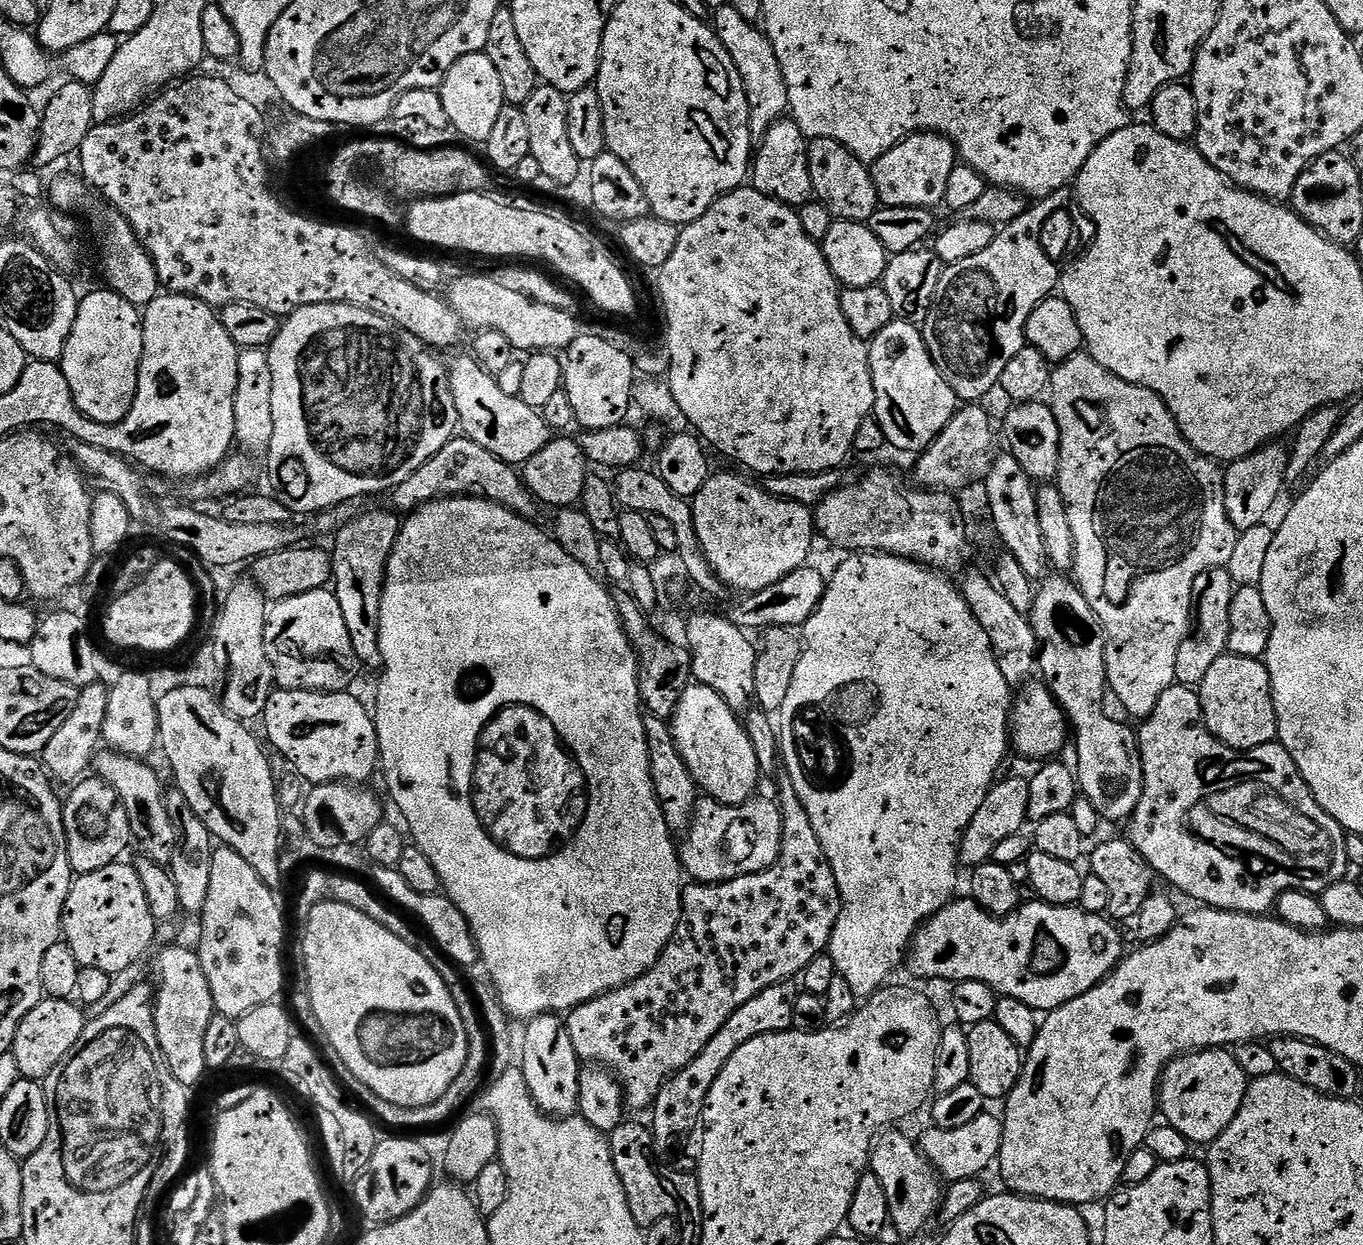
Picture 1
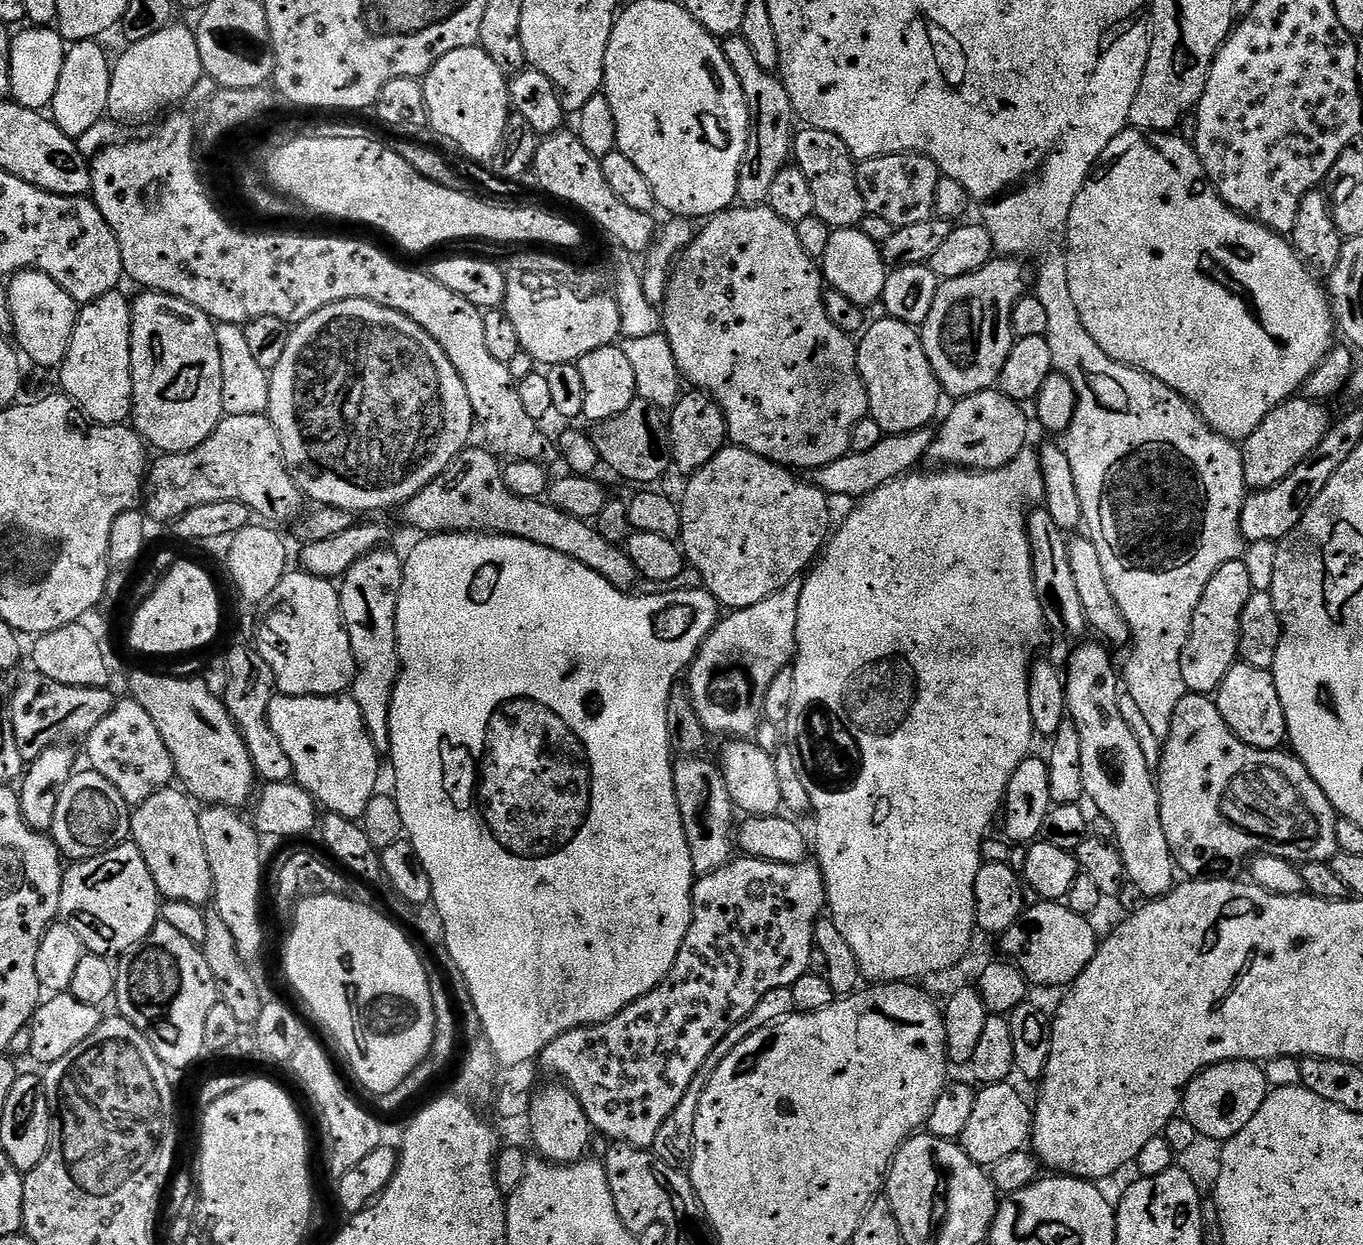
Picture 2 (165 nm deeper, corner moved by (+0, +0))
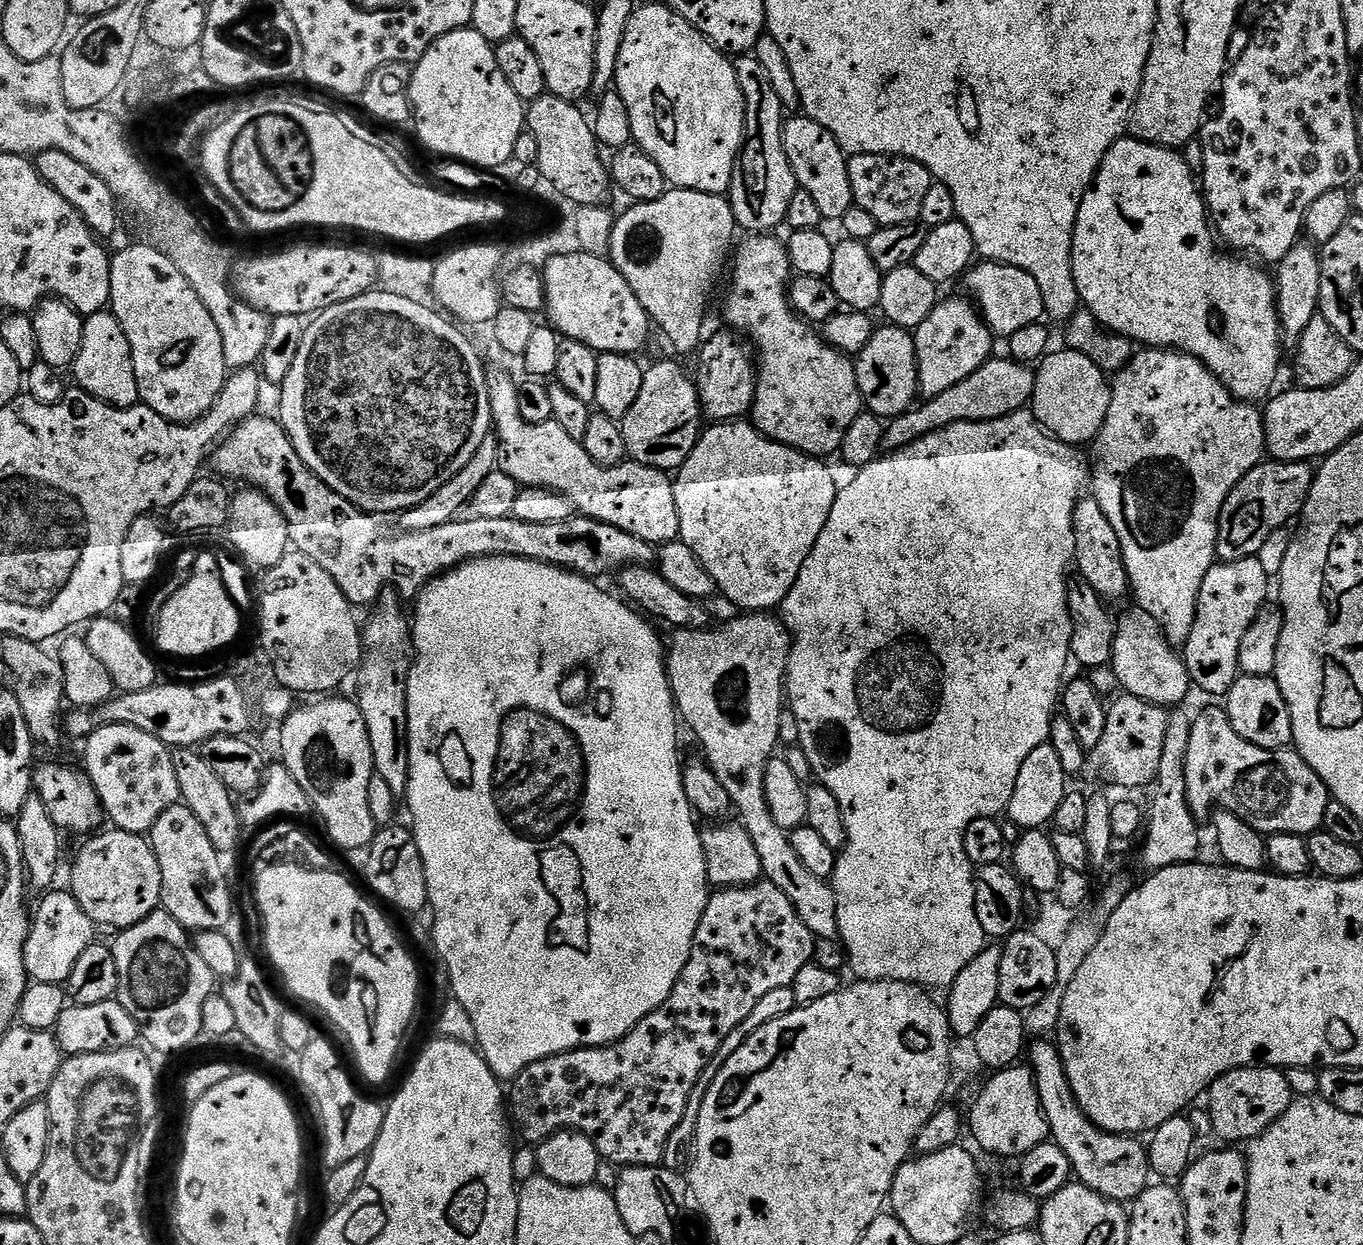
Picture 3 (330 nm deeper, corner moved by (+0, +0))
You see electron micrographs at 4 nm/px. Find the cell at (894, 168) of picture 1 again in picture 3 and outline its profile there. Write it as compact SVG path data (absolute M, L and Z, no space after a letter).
M848 156L848 173L855 207L868 211L881 226L915 224L922 214L922 202L934 183L932 173L905 156Z

